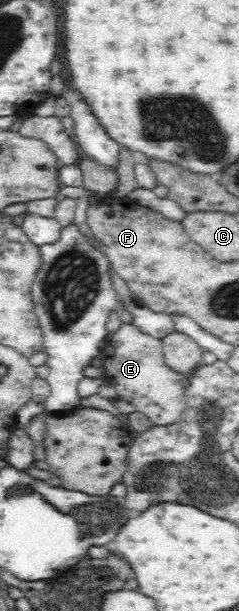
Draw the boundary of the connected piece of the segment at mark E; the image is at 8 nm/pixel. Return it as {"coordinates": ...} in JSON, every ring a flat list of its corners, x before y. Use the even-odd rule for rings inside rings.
{"coordinates":[[122,323,120,329,110,334,111,341,107,346,107,352,103,356,103,362,109,369,104,370,103,376,106,381,116,388,116,394,123,400,135,407,135,412,144,414,155,426,171,426,179,422,181,414,184,412,186,400,186,388,188,377,171,370,164,361,162,340,153,338,132,323]]}

